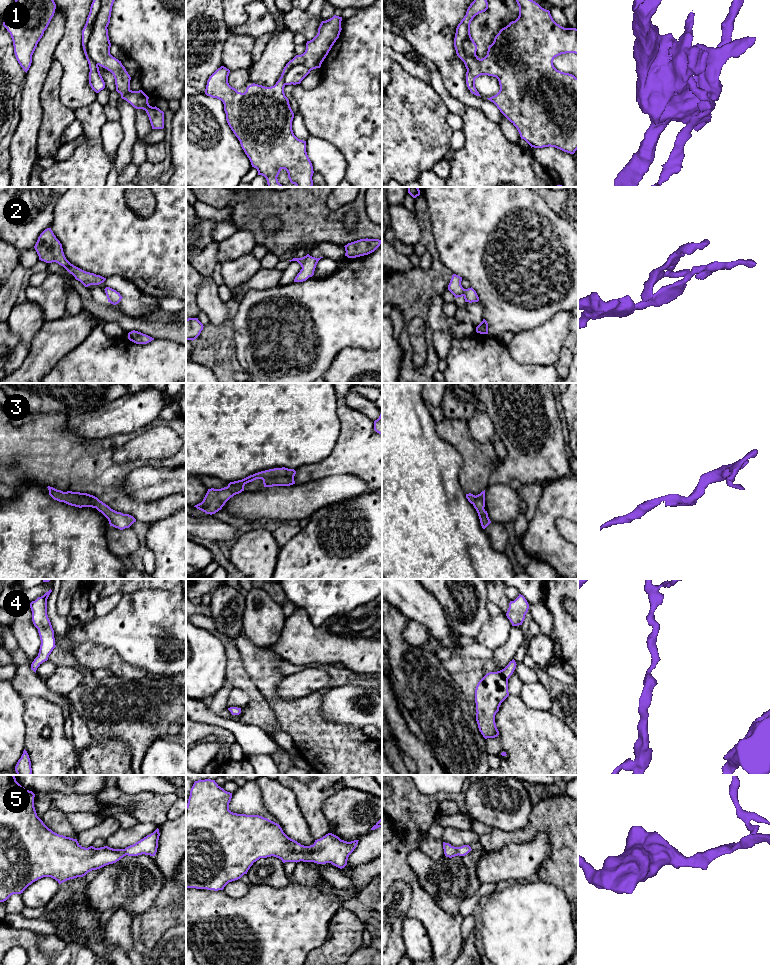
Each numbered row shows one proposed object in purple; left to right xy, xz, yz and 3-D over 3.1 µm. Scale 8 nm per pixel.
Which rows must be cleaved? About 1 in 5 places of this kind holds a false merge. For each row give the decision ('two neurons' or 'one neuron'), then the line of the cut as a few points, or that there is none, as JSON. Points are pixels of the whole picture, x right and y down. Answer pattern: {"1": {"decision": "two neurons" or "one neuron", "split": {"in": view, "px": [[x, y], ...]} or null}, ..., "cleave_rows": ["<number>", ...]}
{"1": {"decision": "two neurons", "split": {"in": "xy", "px": [[100, 0], [100, 10], [87, 43], [87, 52], [97, 65]]}}, "2": {"decision": "one neuron", "split": null}, "3": {"decision": "one neuron", "split": null}, "4": {"decision": "one neuron", "split": null}, "5": {"decision": "one neuron", "split": null}, "cleave_rows": ["1"]}

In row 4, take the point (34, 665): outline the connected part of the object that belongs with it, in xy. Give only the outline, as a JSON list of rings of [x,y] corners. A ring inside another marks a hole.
[[[50,589],[43,596],[38,597],[35,601],[30,603],[32,611],[32,621],[34,626],[38,629],[41,640],[38,656],[31,664],[31,669],[36,673],[37,668],[48,660],[49,655],[56,647],[54,630],[47,615],[47,599],[52,590]]]

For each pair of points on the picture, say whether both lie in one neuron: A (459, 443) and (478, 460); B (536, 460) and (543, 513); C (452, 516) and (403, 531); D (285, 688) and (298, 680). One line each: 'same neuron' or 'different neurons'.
A: same neuron
B: different neurons
C: same neuron
D: same neuron

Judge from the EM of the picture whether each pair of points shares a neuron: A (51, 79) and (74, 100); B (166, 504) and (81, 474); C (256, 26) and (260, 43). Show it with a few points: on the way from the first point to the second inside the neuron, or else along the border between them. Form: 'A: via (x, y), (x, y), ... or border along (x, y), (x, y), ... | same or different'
A: border along (60, 63), (62, 70), (60, 100), (69, 109) | different
B: via (145, 508), (134, 508), (121, 502), (102, 483) | same
C: border along (271, 32), (258, 35), (255, 38) | different

